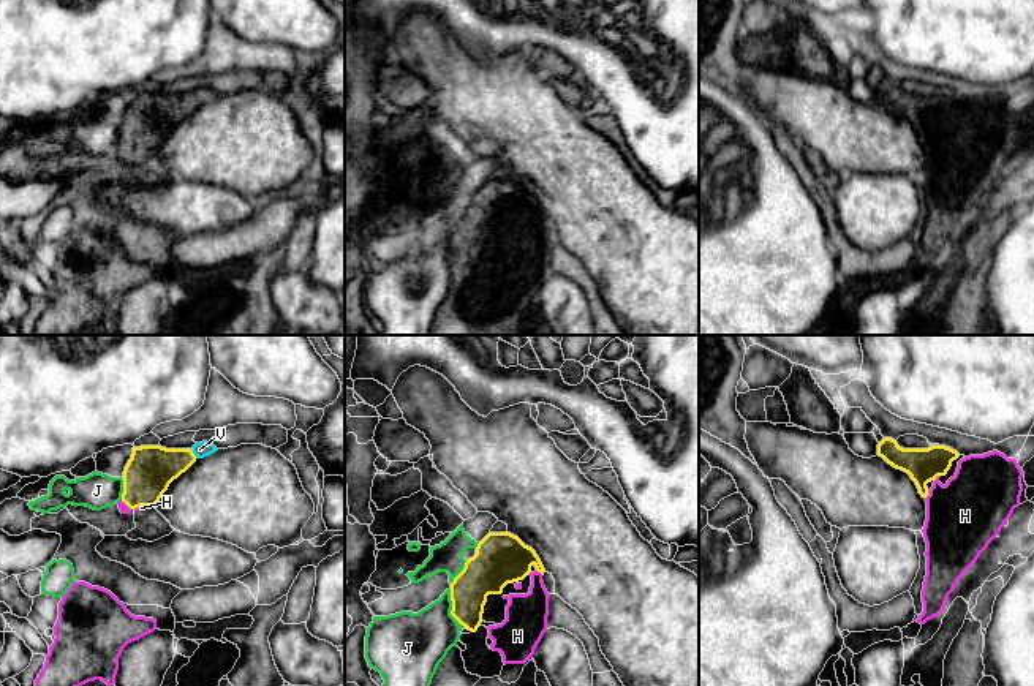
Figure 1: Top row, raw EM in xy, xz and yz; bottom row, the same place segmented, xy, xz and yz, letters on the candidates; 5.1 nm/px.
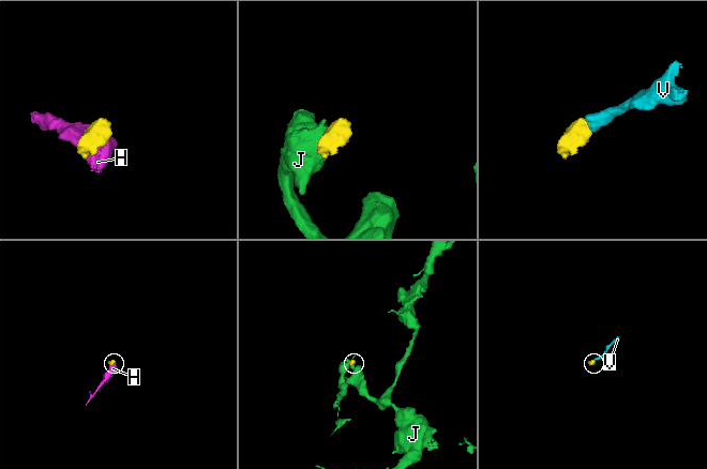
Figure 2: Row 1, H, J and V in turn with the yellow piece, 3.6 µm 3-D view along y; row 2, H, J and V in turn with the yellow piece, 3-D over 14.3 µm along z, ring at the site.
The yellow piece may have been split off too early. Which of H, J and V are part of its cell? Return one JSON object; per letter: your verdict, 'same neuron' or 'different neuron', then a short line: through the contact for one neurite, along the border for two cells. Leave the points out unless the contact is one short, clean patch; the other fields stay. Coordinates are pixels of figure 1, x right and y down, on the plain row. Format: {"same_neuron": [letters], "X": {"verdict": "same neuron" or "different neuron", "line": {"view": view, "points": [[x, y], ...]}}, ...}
{"same_neuron": ["H", "V"], "H": {"verdict": "same neuron"}, "J": {"verdict": "different neuron"}, "V": {"verdict": "same neuron", "line": {"view": "xy", "points": [[150, 116], [193, 100], [200, 95]]}}}

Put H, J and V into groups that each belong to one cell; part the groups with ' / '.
H V / J

